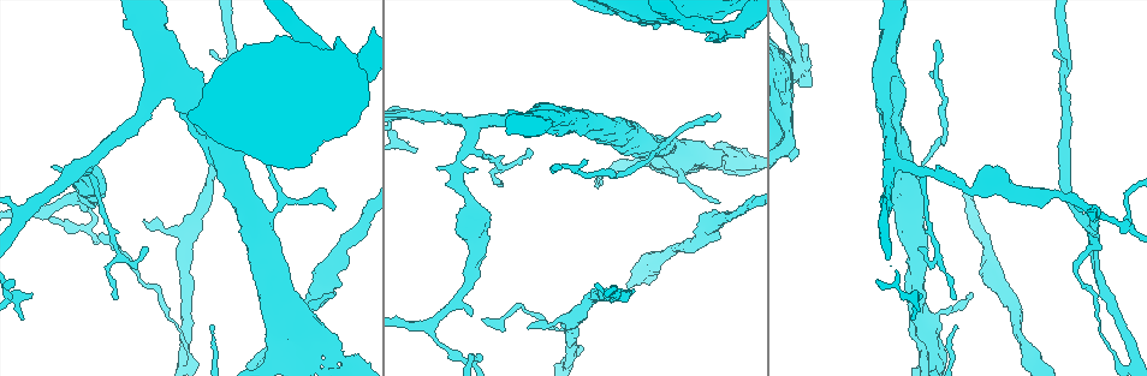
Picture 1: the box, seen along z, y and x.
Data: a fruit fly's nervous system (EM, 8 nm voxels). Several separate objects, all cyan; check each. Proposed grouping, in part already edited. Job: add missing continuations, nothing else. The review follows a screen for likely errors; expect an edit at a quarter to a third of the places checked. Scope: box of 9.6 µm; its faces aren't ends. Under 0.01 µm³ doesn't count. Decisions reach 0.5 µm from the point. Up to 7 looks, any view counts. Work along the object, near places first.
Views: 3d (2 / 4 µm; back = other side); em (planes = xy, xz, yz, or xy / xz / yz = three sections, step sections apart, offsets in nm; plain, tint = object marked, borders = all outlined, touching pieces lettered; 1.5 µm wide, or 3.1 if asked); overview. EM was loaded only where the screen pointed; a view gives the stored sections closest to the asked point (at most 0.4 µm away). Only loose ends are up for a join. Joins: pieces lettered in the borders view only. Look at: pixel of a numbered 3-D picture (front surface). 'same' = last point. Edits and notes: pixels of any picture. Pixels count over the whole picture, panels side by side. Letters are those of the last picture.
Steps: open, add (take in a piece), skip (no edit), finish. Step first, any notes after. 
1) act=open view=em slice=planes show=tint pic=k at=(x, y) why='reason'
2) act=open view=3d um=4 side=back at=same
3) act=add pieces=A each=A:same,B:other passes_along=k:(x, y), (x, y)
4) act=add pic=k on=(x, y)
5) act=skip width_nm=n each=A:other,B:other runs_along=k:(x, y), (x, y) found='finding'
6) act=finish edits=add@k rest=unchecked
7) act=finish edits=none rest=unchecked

act=open view=em slice=yz step=4 show=borders pic=1 at=(1054, 50)

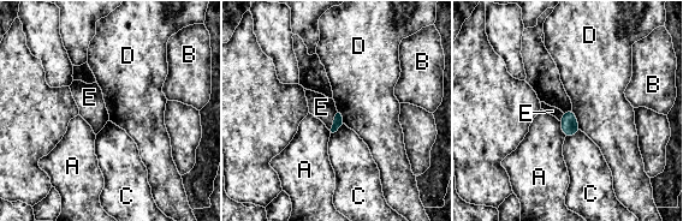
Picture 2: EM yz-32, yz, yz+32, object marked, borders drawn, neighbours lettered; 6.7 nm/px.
act=open view=em slice=xy step=4 show=borders at=same

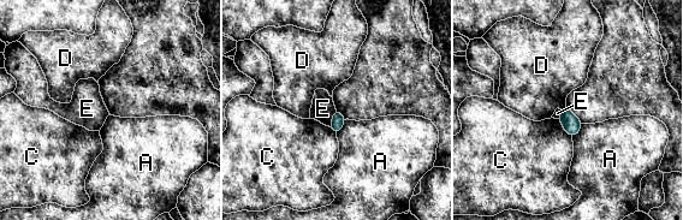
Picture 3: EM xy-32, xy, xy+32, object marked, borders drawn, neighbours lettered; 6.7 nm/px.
act=skip each=A:other,C:other,D:other,E:other border=3:(336, 110), (330, 126) found='no lettered piece goes on from it'

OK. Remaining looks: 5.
act=open view=3d um=2 pic=1 at=(935, 40)

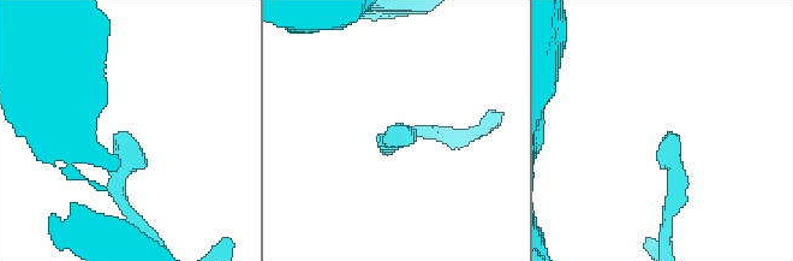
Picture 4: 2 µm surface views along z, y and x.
act=open view=em slice=planes show=borders pic=4 at=(388, 134)

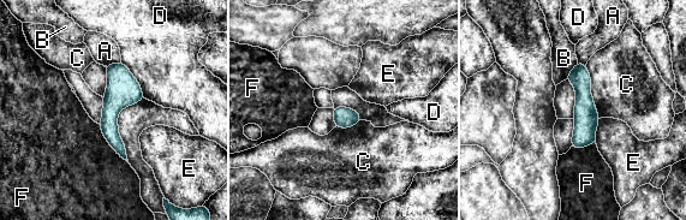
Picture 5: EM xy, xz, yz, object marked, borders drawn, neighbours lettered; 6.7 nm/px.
act=skip width_nm=140 longest_contact=C:380nm each=A:other,B:other,C:other,D:other,E:other,F:other found='none of them fits'

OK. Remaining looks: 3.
act=open view=3d um=4 pic=1 at=(530, 150) why='tapers out'

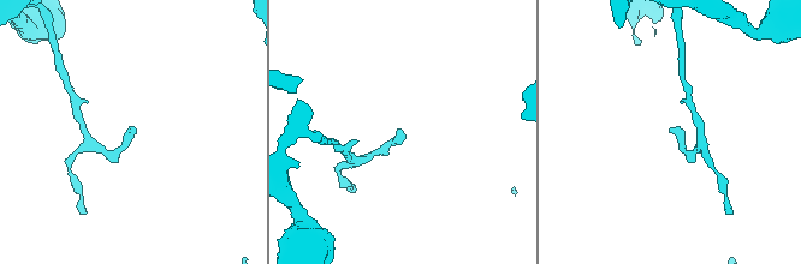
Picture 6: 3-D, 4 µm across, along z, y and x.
act=open view=em slice=planes show=borders pic=6 at=(402, 134) why='now the EM'

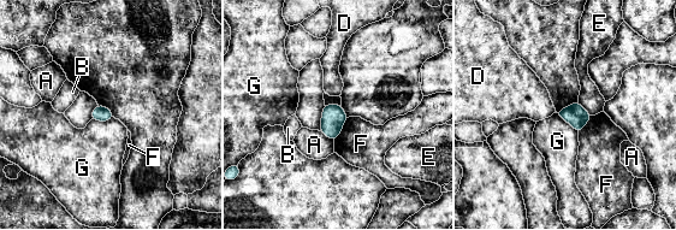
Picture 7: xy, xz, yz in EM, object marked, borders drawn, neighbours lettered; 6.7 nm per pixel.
act=skip longest_contact=G:220nm each=A:other,B:other,D:other,E:other,F:other,G:other found='none of them fits'

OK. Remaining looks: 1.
act=finish edits=none rest=unchecked

